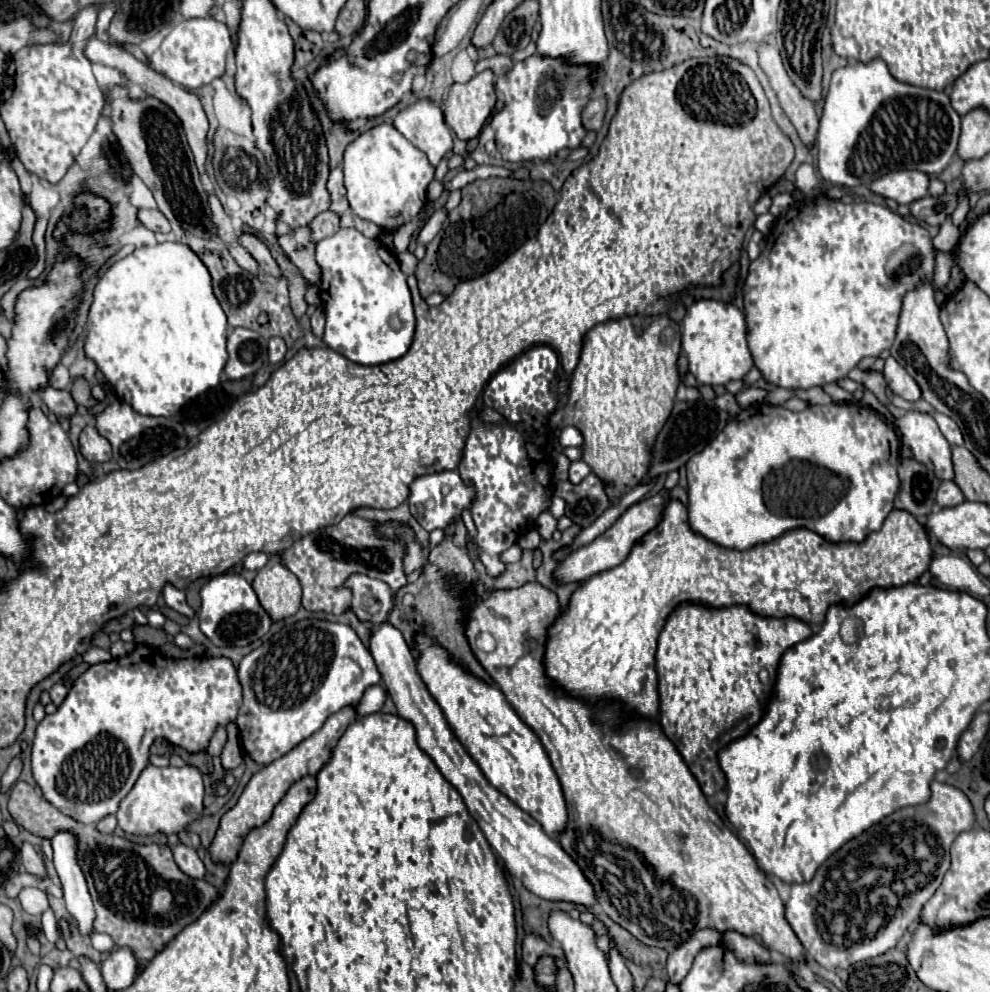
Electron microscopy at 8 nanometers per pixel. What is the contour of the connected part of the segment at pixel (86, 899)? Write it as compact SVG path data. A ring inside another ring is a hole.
M59 832L51 840L51 846L53 846L53 864L63 884L63 898L67 904L67 912L77 922L79 932L83 936L91 936L95 910L91 894L87 890L87 882L75 860L75 836L71 832Z

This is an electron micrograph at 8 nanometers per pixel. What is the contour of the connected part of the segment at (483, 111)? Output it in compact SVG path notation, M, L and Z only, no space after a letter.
M485 70L475 74L467 84L453 84L443 100L445 122L461 138L479 136L483 124L495 108L495 74Z

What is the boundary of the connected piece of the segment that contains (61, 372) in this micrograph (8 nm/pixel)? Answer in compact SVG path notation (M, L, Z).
M61 362L49 370L49 384L51 384L53 388L67 388L69 382L71 382L69 370L67 370Z

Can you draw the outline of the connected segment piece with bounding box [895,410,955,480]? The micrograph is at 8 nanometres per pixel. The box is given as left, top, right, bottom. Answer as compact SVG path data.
M907 412L897 422L901 442L913 450L917 462L933 468L939 480L955 480L951 446L927 412Z

